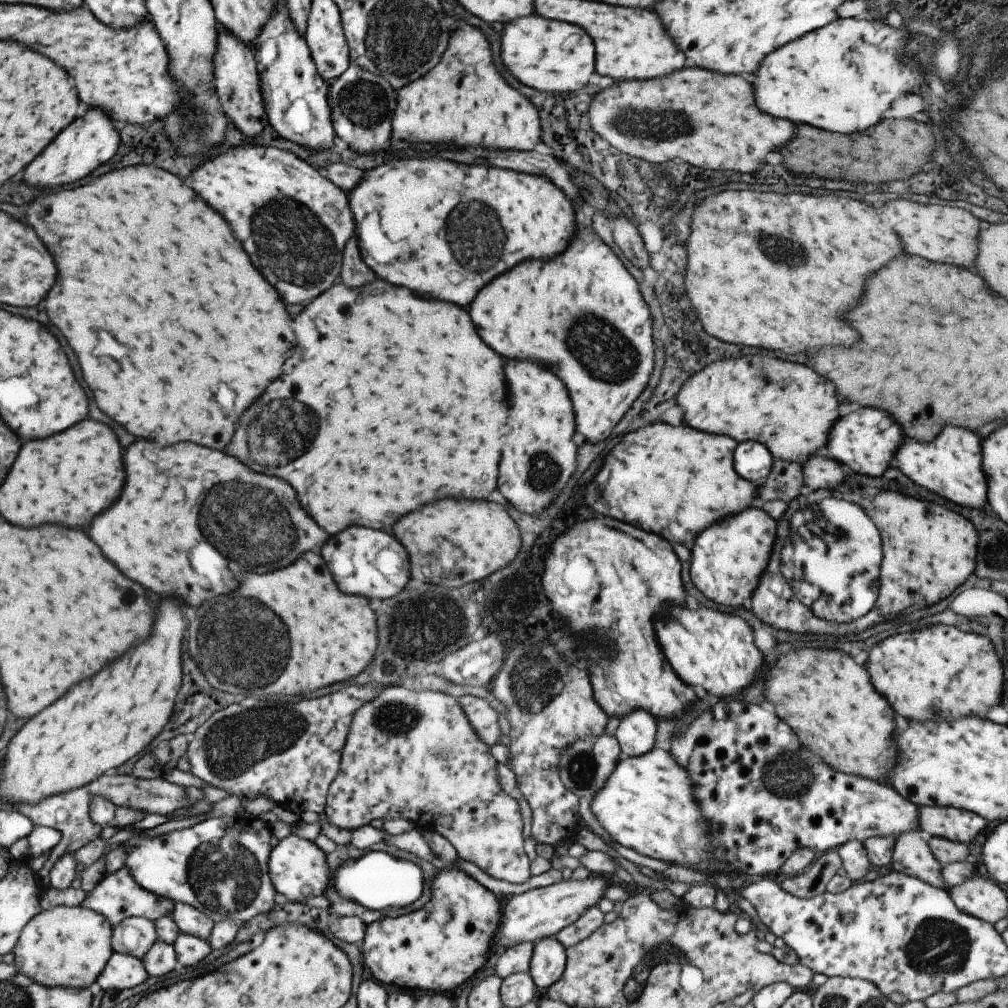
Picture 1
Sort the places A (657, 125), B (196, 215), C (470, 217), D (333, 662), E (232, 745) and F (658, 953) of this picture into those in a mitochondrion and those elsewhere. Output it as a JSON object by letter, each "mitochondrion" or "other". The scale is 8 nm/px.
{"A":"mitochondrion","B":"other","C":"mitochondrion","D":"other","E":"mitochondrion","F":"mitochondrion"}

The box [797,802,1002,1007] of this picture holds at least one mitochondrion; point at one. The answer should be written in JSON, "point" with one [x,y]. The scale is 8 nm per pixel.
{"point":[938,946]}

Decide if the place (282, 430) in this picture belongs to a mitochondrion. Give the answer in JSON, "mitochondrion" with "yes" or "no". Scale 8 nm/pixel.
{"mitochondrion":"yes"}

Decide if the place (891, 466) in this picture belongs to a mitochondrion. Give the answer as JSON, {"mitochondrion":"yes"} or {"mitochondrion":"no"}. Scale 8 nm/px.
{"mitochondrion":"no"}

